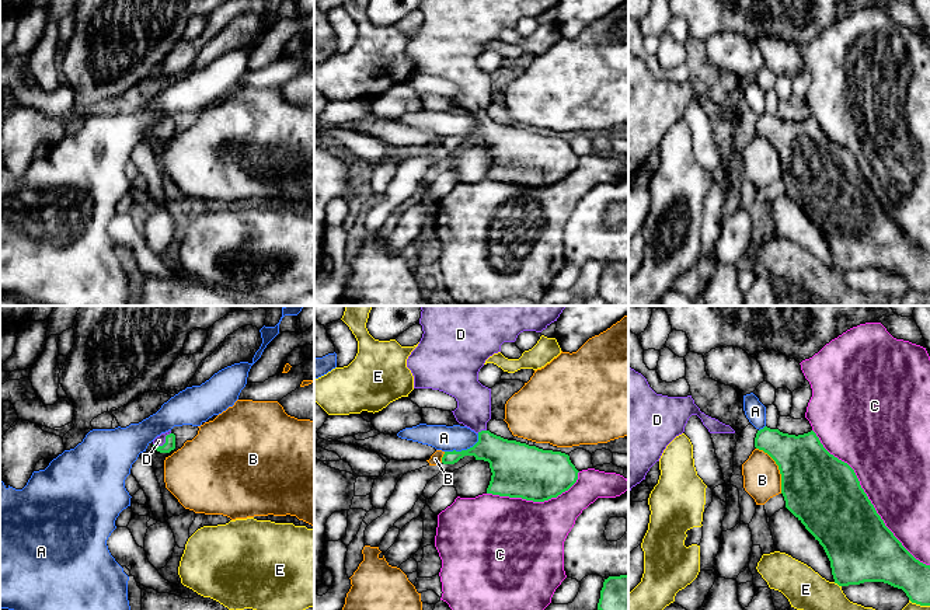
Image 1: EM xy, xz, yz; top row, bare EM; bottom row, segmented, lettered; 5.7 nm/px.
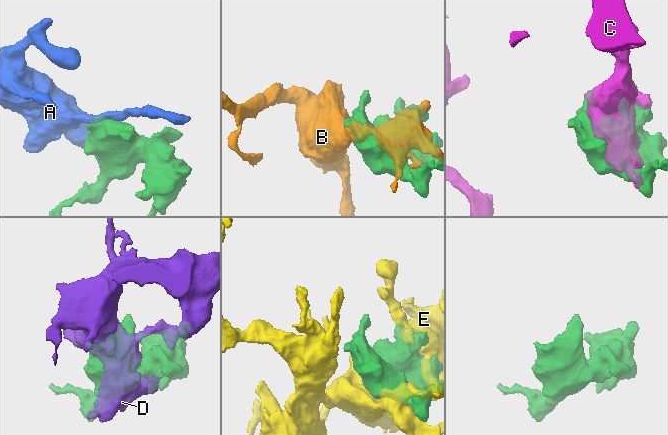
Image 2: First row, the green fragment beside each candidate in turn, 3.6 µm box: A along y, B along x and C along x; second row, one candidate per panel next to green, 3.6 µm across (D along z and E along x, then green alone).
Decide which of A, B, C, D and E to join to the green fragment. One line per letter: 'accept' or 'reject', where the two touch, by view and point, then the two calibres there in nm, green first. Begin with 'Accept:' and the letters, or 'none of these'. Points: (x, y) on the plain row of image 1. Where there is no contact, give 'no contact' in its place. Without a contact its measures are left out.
Accept: D
A: reject; contact xz (464, 136); calibres 220 and 150 nm
B: reject; contact yz (779, 154); calibres 400 and 220 nm
C: reject; contact yz (867, 184); calibres 420 and 440 nm
D: accept; contact xy (164, 129); calibres 60 and 60 nm
E: reject; contact yz (838, 269); calibres 380 and 240 nm

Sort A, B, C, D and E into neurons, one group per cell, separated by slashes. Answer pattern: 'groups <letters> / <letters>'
groups A / B / C / D / E

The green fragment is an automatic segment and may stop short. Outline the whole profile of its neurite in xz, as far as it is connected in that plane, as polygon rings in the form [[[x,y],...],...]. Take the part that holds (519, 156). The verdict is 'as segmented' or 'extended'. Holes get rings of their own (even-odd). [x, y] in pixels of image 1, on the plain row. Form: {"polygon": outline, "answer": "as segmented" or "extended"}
{"polygon": [[[421,0],[419,10],[422,11],[424,20],[418,32],[407,45],[407,53],[414,62],[414,74],[439,76],[456,84],[457,94],[452,97],[456,107],[474,116],[478,121],[478,128],[467,136],[445,137],[442,149],[454,150],[464,142],[474,142],[476,146],[488,147],[492,161],[487,179],[544,188],[568,177],[578,165],[579,157],[571,149],[568,140],[543,136],[491,119],[487,115],[487,108],[491,105],[491,74],[478,67],[480,55],[490,42],[501,38],[504,28],[515,28],[518,21],[523,17],[541,18],[551,8],[557,7],[558,3],[560,0]]], "answer": "extended"}

